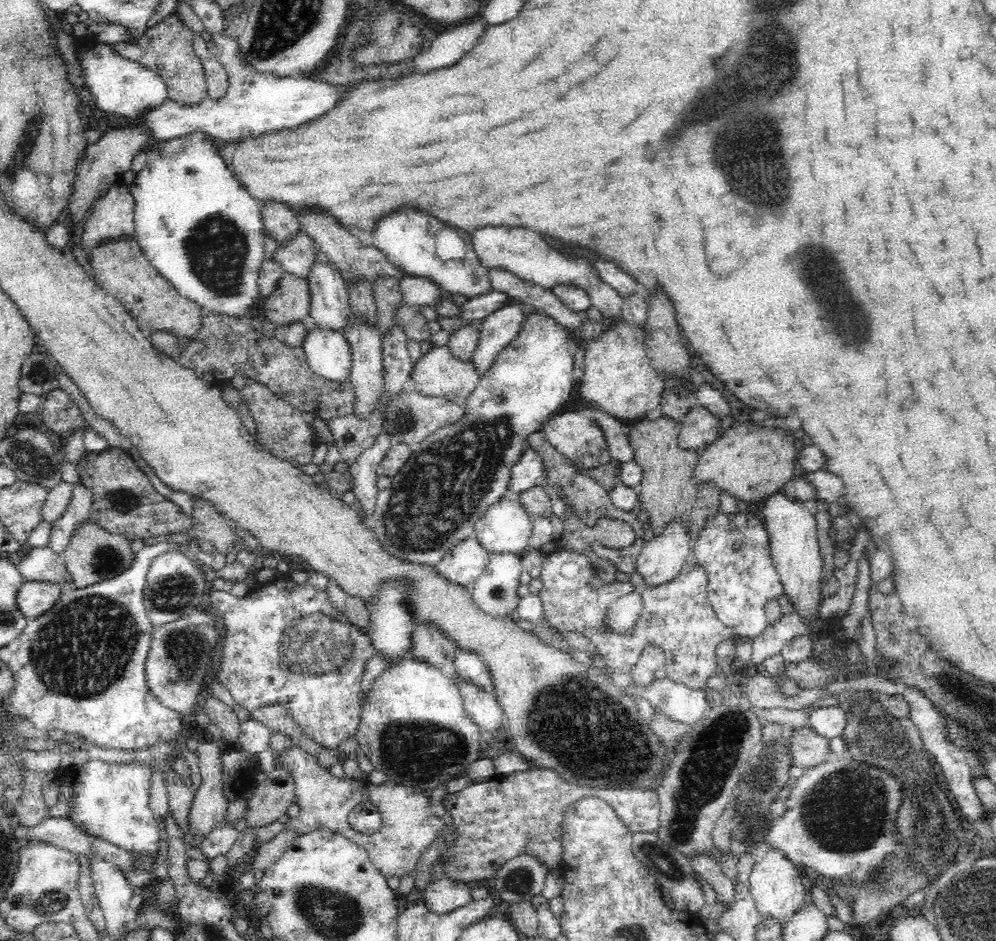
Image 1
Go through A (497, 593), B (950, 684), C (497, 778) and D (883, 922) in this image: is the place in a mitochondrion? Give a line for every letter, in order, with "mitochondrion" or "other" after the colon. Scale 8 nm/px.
A: mitochondrion
B: mitochondrion
C: other
D: other

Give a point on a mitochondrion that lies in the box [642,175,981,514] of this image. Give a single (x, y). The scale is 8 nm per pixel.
(847, 323)

